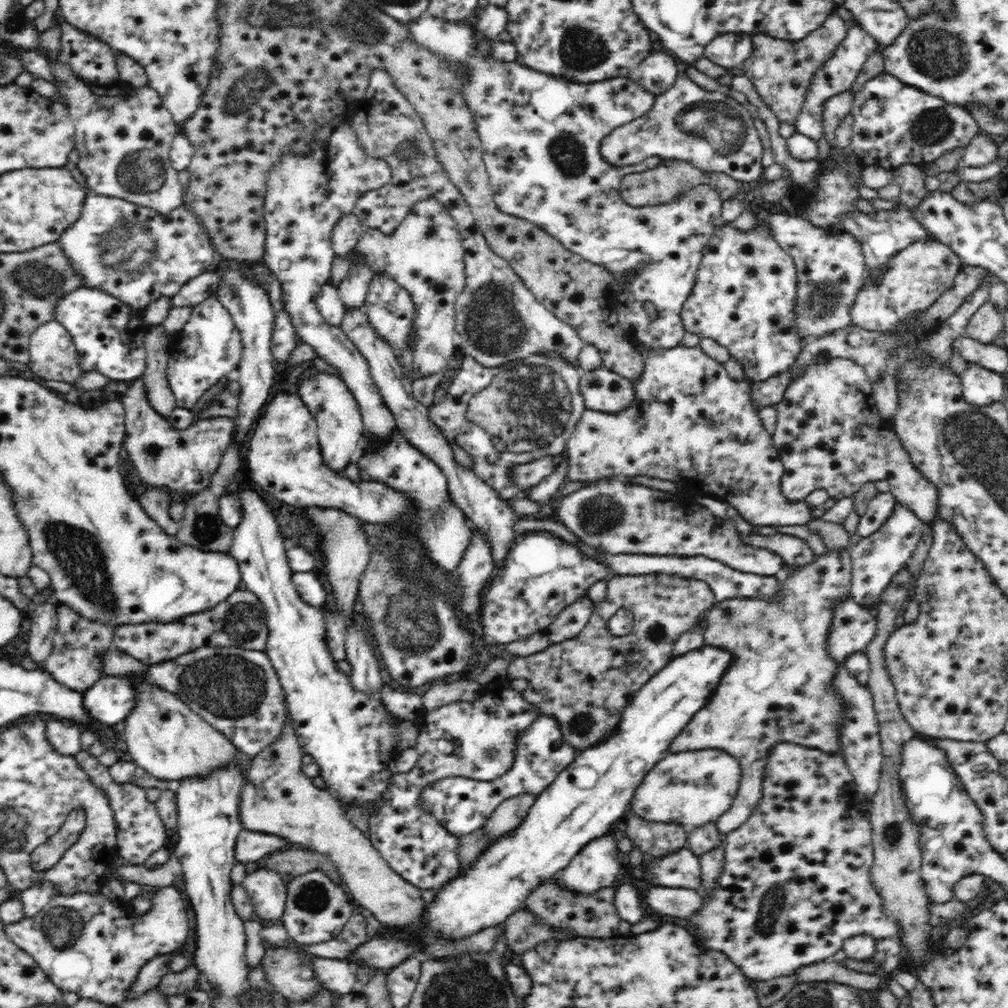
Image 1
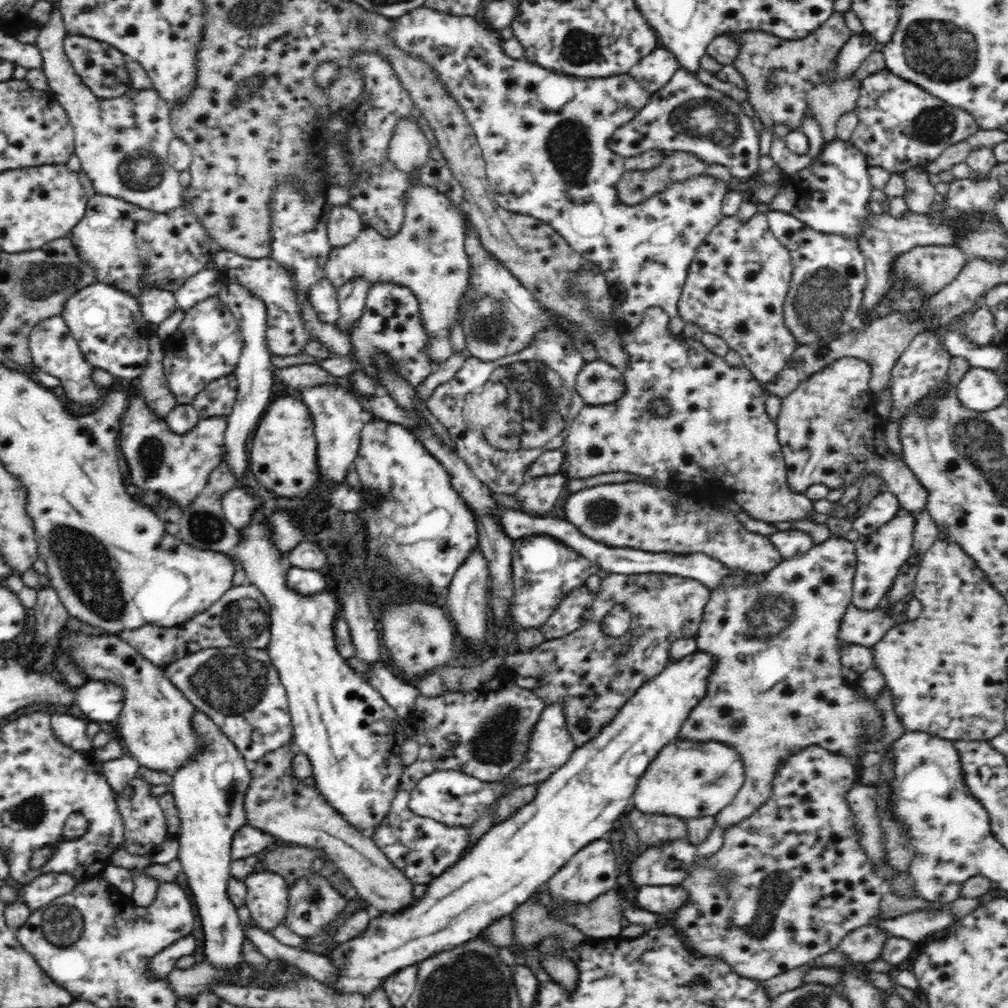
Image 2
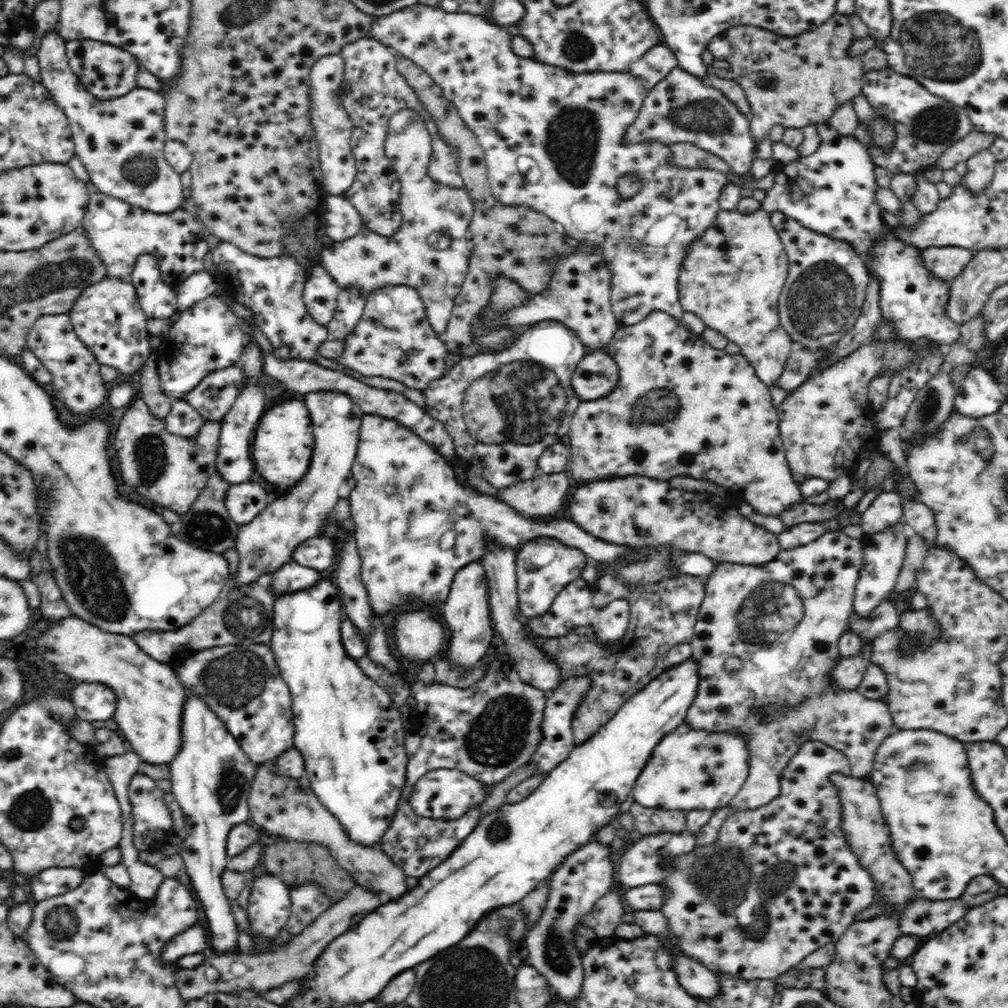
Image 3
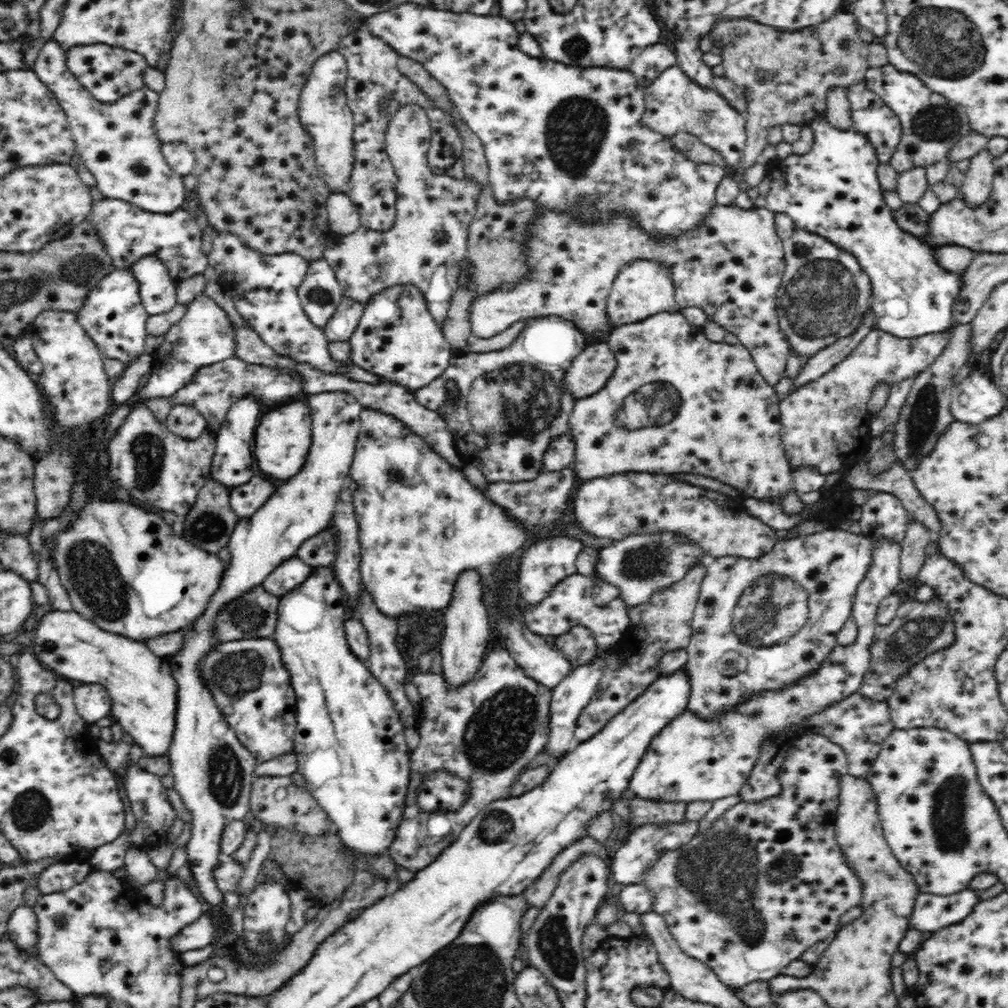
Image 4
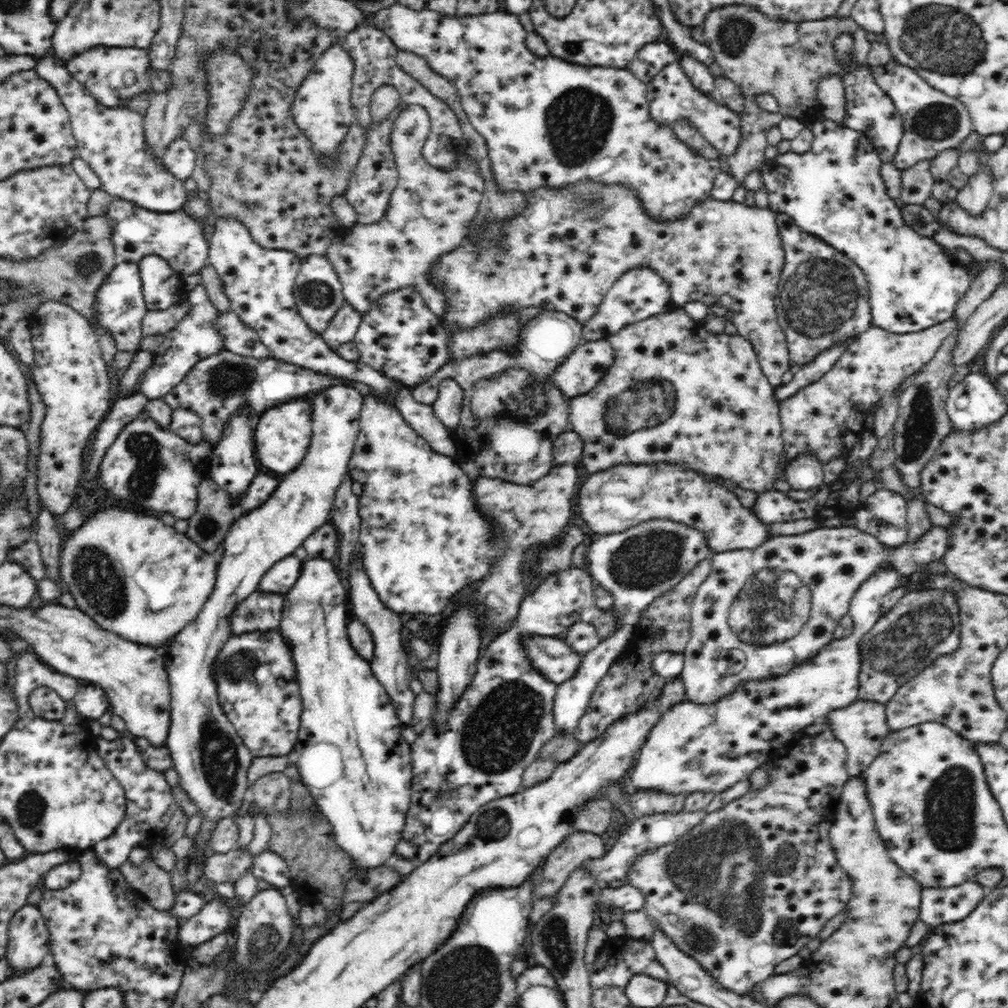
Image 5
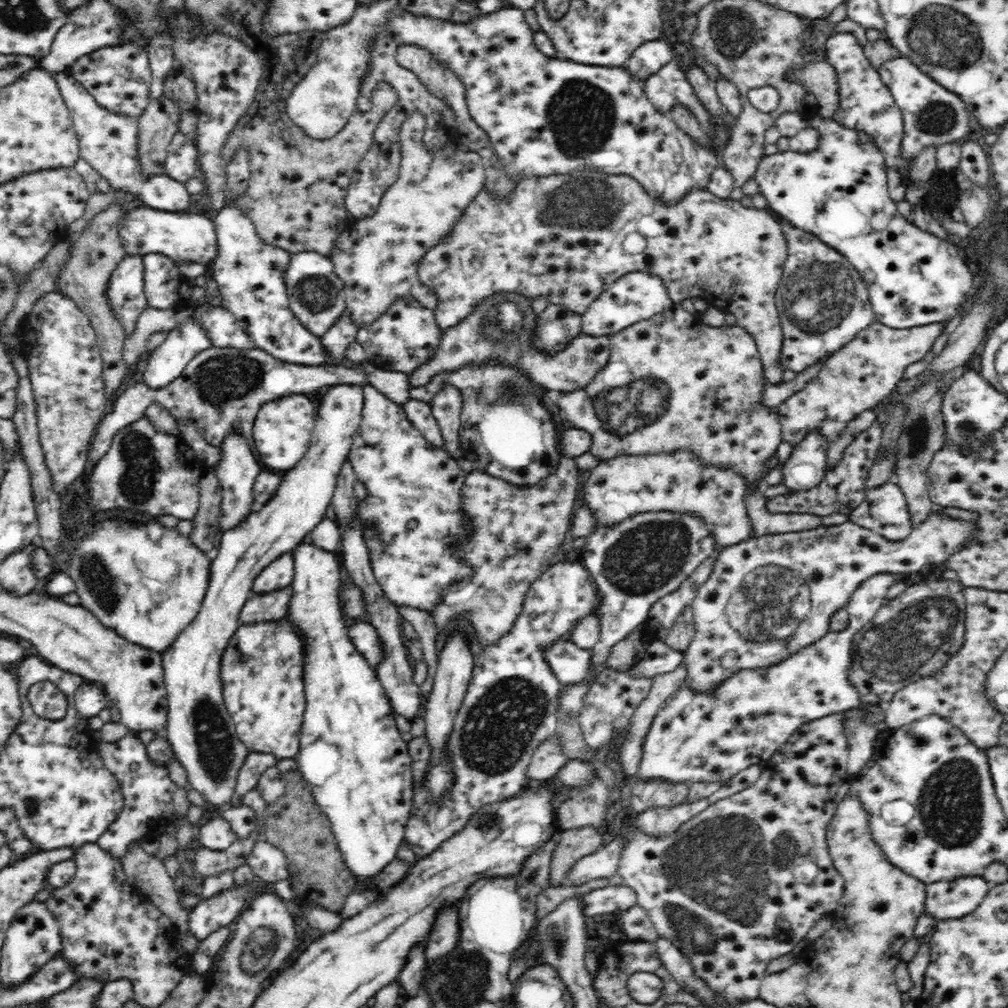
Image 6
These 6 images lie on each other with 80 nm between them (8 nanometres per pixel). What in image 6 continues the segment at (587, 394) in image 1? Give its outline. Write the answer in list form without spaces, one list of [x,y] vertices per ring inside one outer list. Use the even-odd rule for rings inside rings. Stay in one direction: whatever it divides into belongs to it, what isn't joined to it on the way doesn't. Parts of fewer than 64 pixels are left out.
[[[496,295],[490,305],[482,303],[471,315],[460,320],[453,327],[444,330],[435,350],[435,356],[418,366],[416,372],[409,376],[411,387],[420,387],[430,383],[439,373],[458,371],[466,364],[480,364],[490,360],[501,360],[513,364],[526,372],[536,384],[556,391],[558,394],[576,392],[586,388],[611,356],[610,336],[593,337],[581,332],[570,344],[555,355],[542,355],[528,347],[530,328],[534,326],[534,315],[527,304],[514,297],[500,298]]]

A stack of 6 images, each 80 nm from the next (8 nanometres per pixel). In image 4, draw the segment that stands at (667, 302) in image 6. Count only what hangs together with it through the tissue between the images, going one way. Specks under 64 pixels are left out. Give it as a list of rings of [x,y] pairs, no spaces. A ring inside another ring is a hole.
[[[632,260],[624,264],[616,275],[607,300],[607,316],[614,328],[632,324],[660,312],[680,312],[681,307],[675,301],[675,289],[668,266],[660,260]]]

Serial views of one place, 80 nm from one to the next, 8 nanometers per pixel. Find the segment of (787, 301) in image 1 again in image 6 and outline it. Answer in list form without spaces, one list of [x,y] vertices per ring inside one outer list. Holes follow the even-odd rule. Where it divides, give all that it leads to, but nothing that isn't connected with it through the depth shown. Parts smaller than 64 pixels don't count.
[[[600,171],[576,172],[570,176],[546,176],[546,178],[524,178],[512,190],[508,199],[502,202],[490,198],[484,190],[481,190],[465,208],[460,218],[456,220],[452,232],[445,238],[443,243],[436,244],[420,260],[417,274],[419,279],[436,293],[437,300],[435,308],[436,322],[442,329],[446,330],[453,327],[460,320],[465,319],[475,311],[482,303],[490,305],[490,300],[496,295],[500,298],[514,297],[529,304],[538,297],[543,297],[548,305],[560,305],[570,312],[582,316],[587,308],[602,294],[610,284],[616,282],[620,277],[629,272],[648,272],[660,277],[667,288],[668,294],[673,303],[680,303],[687,298],[704,299],[710,306],[722,307],[722,311],[731,313],[736,318],[736,325],[745,329],[756,343],[756,349],[760,353],[760,360],[763,364],[763,374],[767,383],[782,383],[784,368],[776,363],[780,358],[781,346],[783,345],[783,328],[779,319],[779,312],[775,305],[775,294],[778,290],[780,279],[783,277],[783,266],[788,256],[787,240],[784,237],[783,229],[778,222],[778,217],[767,209],[756,209],[755,207],[744,207],[740,201],[733,199],[722,199],[714,196],[707,189],[701,191],[690,191],[681,201],[675,205],[664,205],[660,199],[654,199],[644,191],[634,178],[628,176],[607,176]],[[631,232],[638,232],[646,240],[646,248],[640,253],[630,254],[622,247],[622,242]]]

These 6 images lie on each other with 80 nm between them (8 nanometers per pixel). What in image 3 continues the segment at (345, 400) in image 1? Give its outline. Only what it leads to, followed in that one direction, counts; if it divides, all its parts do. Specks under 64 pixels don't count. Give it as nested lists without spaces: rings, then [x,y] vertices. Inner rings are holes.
[[[319,391],[304,395],[304,402],[309,411],[309,416],[313,426],[313,436],[315,444],[313,445],[312,460],[309,461],[308,472],[293,485],[292,490],[284,496],[271,502],[261,514],[258,514],[254,520],[248,525],[242,526],[237,532],[235,548],[239,552],[240,565],[238,577],[234,582],[232,590],[238,590],[247,584],[256,583],[260,576],[270,575],[282,568],[292,559],[292,552],[296,550],[299,544],[305,540],[311,539],[313,536],[326,526],[326,520],[330,516],[330,512],[335,510],[337,506],[338,490],[342,486],[342,482],[351,476],[351,468],[354,464],[357,449],[360,443],[360,427],[362,418],[366,414],[352,401],[350,395],[335,391]]]

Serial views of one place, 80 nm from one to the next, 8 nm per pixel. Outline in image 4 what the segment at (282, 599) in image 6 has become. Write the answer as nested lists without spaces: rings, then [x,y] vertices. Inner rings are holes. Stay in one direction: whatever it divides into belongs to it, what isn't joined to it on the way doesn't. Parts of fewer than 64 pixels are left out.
[[[262,585],[255,586],[244,595],[238,596],[234,601],[220,608],[215,617],[215,628],[212,635],[220,644],[244,639],[261,639],[273,637],[276,628],[277,608],[280,598],[270,594]]]

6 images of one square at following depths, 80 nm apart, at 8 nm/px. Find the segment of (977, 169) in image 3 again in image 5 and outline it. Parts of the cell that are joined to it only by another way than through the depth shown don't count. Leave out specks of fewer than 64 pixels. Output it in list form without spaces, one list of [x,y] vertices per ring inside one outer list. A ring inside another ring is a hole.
[[[985,148],[979,151],[979,170],[969,177],[967,185],[958,190],[954,200],[972,216],[980,216],[984,212],[993,193],[992,168],[988,164],[988,155],[990,153]]]

